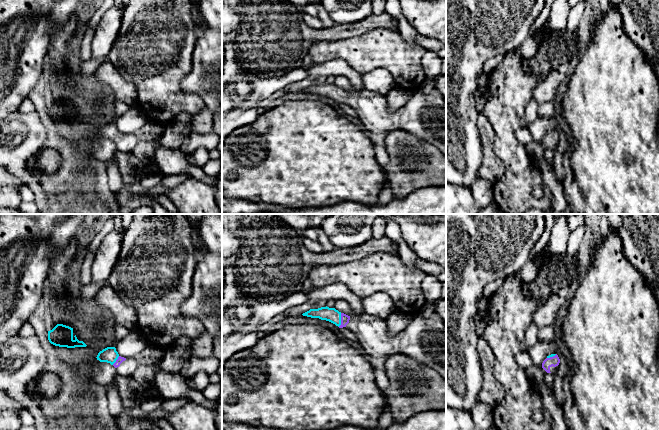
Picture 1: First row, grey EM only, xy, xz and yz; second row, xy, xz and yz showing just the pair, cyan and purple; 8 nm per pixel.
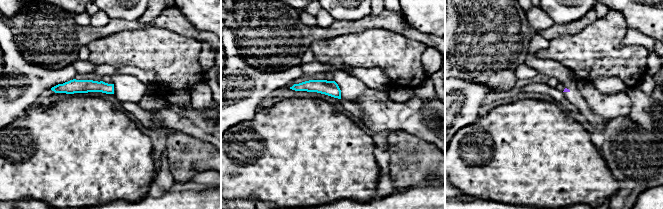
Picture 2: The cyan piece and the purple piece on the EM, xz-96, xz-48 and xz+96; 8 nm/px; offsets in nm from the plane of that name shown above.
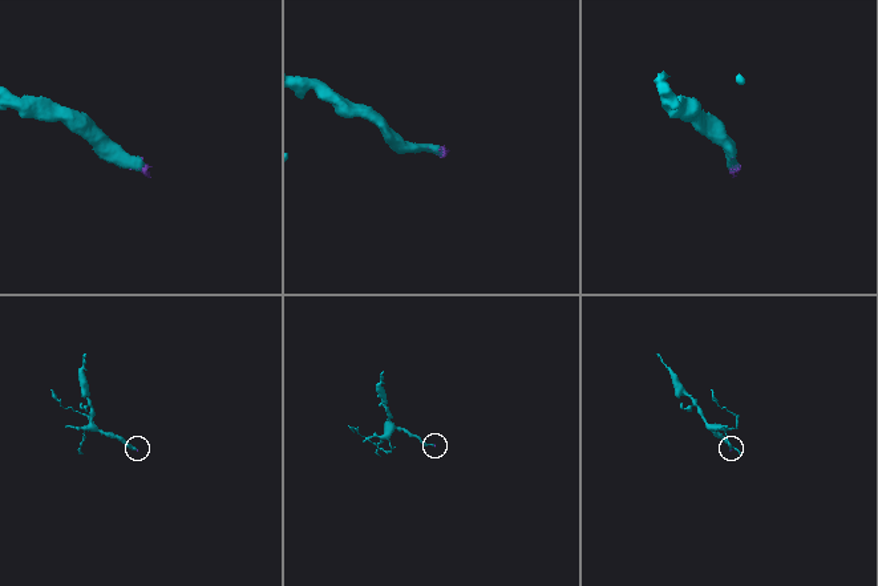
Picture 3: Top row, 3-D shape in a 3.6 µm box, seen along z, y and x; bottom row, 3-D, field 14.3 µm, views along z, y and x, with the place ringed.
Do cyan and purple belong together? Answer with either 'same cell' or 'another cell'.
same cell

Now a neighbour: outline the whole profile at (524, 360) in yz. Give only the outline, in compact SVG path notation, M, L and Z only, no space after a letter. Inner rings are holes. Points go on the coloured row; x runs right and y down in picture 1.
M527 351L518 353L515 356L515 360L518 365L524 369L529 368L533 365L532 358Z

